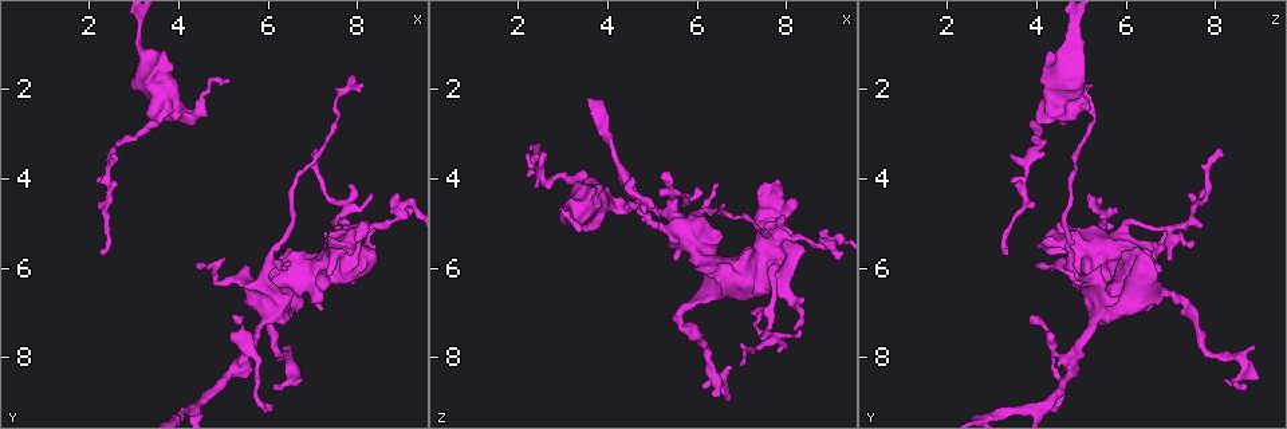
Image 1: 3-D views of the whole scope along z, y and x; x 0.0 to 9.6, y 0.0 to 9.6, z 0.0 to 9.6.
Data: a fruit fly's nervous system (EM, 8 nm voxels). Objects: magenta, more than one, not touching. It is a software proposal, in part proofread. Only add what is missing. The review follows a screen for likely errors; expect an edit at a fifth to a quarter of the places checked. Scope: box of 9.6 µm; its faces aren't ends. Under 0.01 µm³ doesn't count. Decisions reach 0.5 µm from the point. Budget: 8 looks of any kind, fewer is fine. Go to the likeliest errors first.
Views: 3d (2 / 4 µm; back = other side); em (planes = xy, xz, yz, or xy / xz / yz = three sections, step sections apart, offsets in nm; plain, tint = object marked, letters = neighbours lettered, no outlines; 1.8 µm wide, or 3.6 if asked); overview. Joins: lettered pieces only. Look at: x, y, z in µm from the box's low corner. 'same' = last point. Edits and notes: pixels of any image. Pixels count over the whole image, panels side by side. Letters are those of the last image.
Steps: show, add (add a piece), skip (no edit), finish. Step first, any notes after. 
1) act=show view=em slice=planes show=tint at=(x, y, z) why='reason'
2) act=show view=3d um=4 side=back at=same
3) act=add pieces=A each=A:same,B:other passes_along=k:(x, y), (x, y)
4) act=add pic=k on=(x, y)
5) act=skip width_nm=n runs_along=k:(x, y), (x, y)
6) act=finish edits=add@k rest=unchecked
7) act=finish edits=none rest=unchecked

act=show view=em slice=planes show=letters at=(2.25, 5.65, 3.30) why='tapers out'

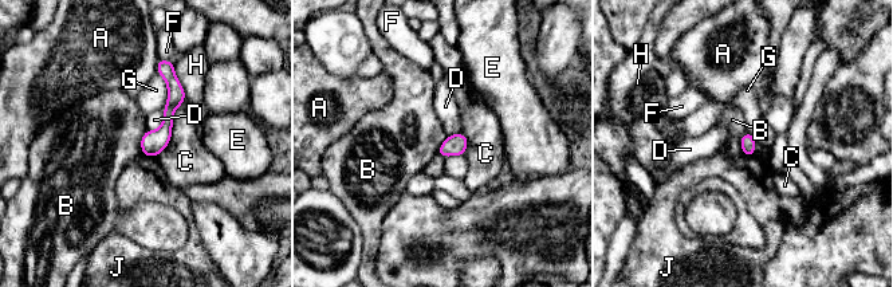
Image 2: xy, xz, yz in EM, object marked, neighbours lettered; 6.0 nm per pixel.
act=skip width_nm=90 each=A:other,B:other,C:other,D:other,E:other,F:other,G:other,H:other,J:other found='none of them fits'

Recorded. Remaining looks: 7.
act=show view=3d um=2 at=(7.30, 6.10, 4.95) why='an open end'

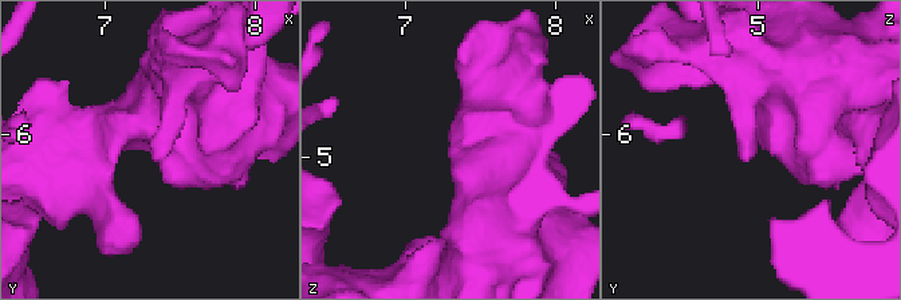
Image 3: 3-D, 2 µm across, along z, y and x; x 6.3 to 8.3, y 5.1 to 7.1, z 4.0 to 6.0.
act=show view=em slice=planes show=letters at=(7.36, 6.16, 4.96)

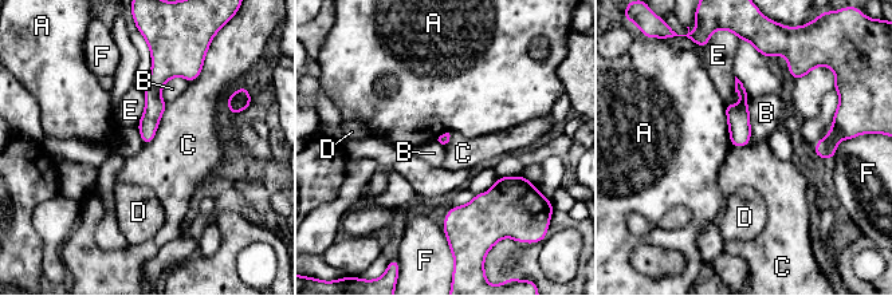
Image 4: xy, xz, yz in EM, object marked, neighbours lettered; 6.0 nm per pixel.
act=skip each=A:other,B:other,C:other,D:other,E:other,F:other found='none of them fits'

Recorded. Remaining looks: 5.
act=show view=3d um=2 at=(4.60, 5.90, 4.10)

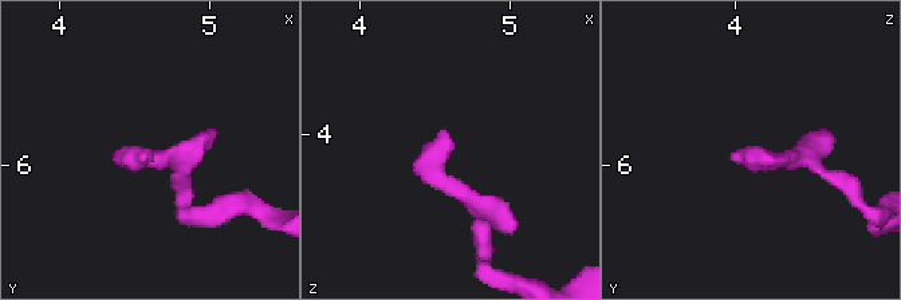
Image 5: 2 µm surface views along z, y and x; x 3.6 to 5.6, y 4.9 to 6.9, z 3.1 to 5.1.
act=show view=em slice=planes show=letters at=(4.56, 5.88, 4.04)

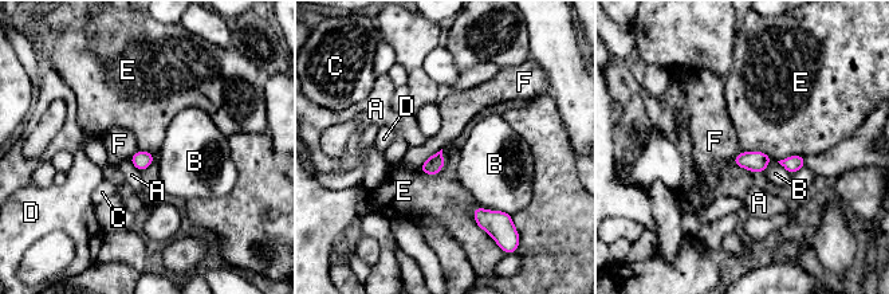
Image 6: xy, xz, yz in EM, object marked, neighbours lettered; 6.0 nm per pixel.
act=skip each=A:other,B:other,C:other,D:other,E:other,F:other border=6:(443, 149), (435, 175), (419, 169) found='none of them fits'

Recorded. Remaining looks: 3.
act=finish edits=none rest=unchecked

